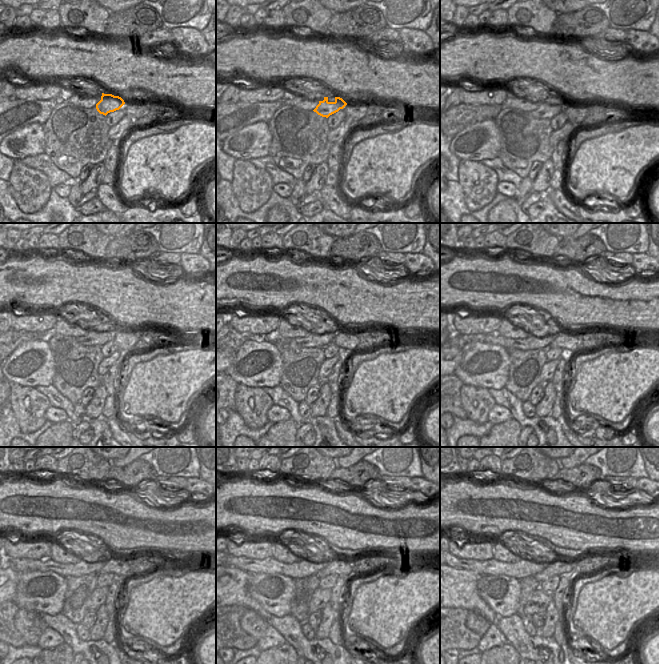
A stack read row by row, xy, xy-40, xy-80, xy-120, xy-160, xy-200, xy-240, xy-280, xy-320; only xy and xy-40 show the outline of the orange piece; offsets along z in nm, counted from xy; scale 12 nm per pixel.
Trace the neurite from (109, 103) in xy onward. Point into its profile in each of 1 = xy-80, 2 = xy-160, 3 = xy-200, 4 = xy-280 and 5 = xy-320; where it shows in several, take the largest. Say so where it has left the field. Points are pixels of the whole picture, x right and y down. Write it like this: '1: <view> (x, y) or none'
1: xy-80 (545, 110)
2: xy-160 (317, 338)
3: xy-200 (539, 340)
4: xy-280 (306, 568)
5: xy-320 (526, 567)

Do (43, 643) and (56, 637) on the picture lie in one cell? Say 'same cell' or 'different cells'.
same cell

